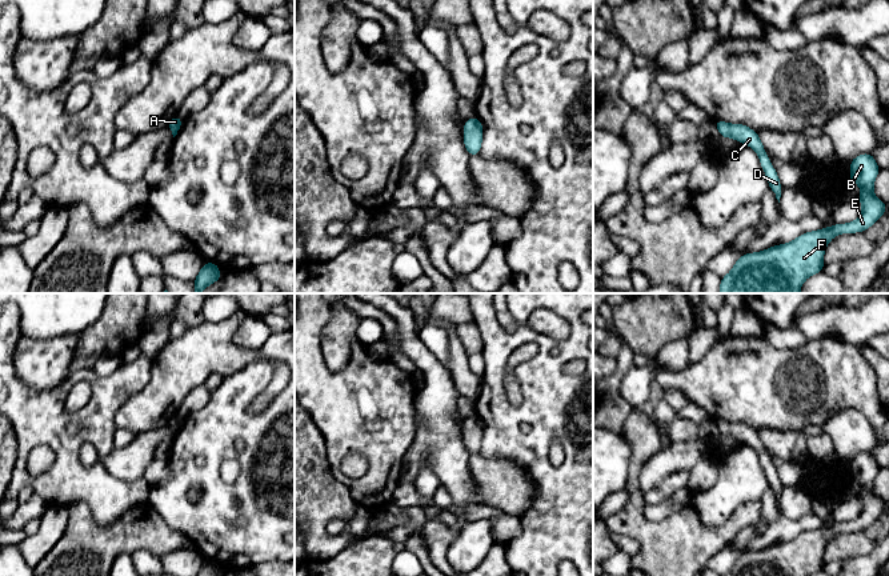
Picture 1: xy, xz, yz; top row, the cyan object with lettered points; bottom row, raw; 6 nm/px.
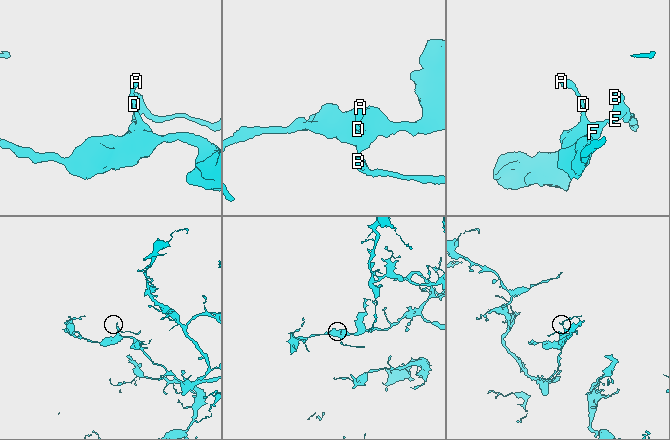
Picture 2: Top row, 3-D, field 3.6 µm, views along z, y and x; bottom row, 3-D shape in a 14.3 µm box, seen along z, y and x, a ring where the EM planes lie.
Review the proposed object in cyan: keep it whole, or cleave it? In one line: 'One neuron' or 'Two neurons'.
One neuron

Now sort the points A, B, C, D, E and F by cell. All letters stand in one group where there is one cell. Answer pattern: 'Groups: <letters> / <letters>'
Groups: A B C D E F

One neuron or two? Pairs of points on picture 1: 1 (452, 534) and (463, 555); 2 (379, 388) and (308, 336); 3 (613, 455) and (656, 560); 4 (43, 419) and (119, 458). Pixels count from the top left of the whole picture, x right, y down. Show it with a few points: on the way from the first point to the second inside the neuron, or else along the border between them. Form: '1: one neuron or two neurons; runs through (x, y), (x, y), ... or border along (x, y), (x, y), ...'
1: two neurons; border along (467, 522), (448, 548), (448, 562)
2: one neuron; runs through (356, 388), (337, 388), (308, 359)
3: two neurons; border along (631, 455), (627, 484), (624, 487)
4: two neurons; border along (112, 448), (104, 466), (115, 476), (125, 480)

